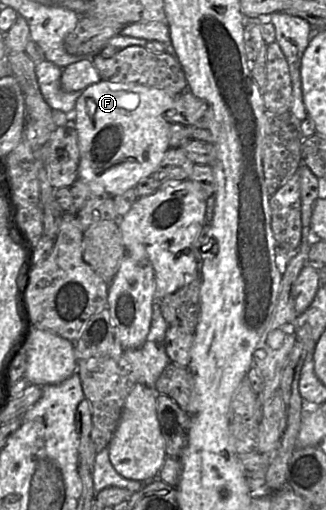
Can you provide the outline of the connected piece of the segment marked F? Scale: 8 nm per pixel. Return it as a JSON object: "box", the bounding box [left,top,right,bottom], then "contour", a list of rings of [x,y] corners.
{"box":[74,81,176,197],"contour":[[[104,81],[83,90],[74,110],[80,153],[78,179],[88,184],[93,191],[114,197],[134,188],[140,180],[152,177],[170,148],[169,128],[175,123],[166,120],[166,112],[172,108],[176,97],[154,87]]]}

